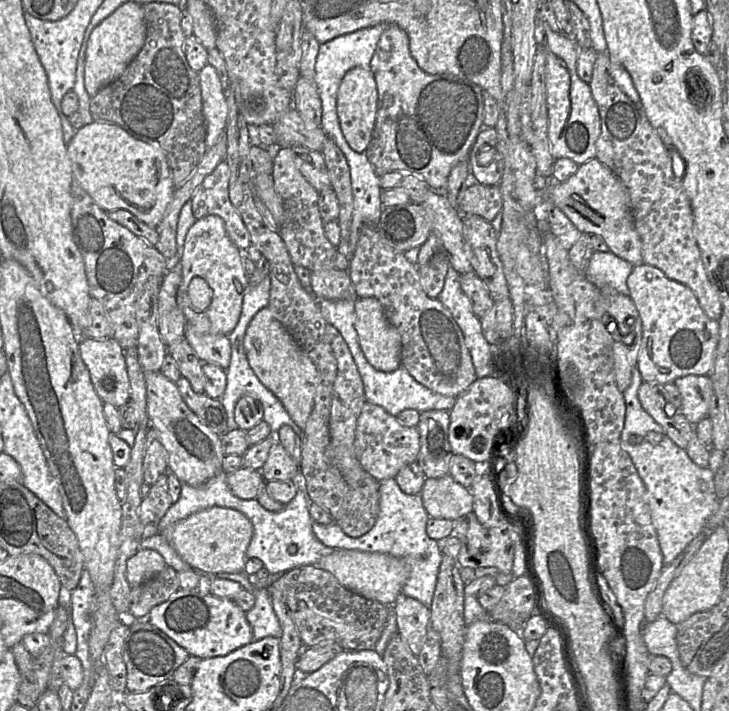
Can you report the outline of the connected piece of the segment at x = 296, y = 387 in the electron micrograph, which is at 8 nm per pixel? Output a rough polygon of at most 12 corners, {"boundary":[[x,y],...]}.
{"boundary":[[268,307],[243,344],[260,382],[303,431],[321,381]]}

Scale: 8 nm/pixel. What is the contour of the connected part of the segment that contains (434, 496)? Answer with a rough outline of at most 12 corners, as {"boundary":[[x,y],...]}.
{"boundary":[[451,475],[426,478],[429,517],[456,521],[473,512],[469,489]]}

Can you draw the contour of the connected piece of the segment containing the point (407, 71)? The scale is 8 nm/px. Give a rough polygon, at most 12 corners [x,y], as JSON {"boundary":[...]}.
{"boundary":[[385,27],[370,62],[378,173],[444,191],[483,126],[483,90],[428,74]]}

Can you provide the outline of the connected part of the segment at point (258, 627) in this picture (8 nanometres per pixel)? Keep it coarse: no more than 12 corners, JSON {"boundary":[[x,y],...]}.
{"boundary":[[244,571],[209,576],[231,579],[253,592],[246,612],[253,640],[281,638],[267,588],[254,587]]}

